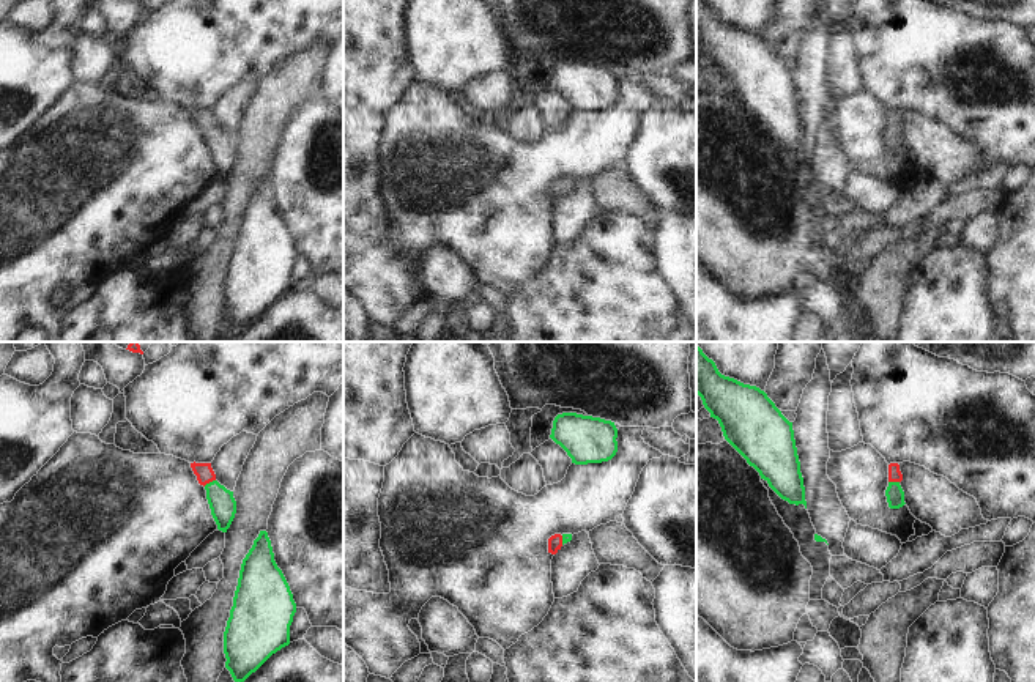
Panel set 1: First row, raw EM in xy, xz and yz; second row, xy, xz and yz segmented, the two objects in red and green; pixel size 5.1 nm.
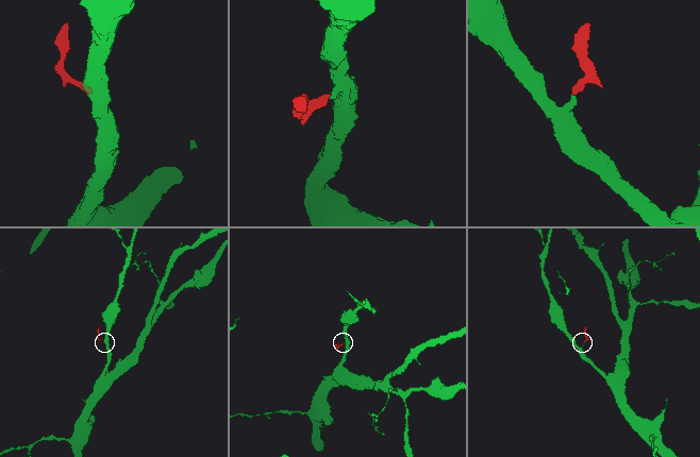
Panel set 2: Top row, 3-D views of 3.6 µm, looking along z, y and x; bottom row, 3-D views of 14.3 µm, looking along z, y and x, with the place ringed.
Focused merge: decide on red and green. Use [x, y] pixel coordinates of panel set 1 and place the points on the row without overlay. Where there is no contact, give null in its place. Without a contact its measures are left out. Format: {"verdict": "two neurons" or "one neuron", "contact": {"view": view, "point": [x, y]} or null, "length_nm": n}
{"verdict": "one neuron", "contact": {"view": "xy", "point": [208, 129]}, "length_nm": 70}

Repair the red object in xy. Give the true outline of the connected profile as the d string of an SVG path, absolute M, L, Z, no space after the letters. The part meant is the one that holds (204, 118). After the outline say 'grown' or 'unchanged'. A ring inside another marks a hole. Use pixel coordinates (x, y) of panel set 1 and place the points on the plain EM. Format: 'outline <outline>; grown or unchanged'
outline M194 109L191 110L191 115L197 123L198 131L206 137L206 146L217 176L227 180L236 161L236 148L233 145L233 139L227 137L216 128L211 110Z; grown

